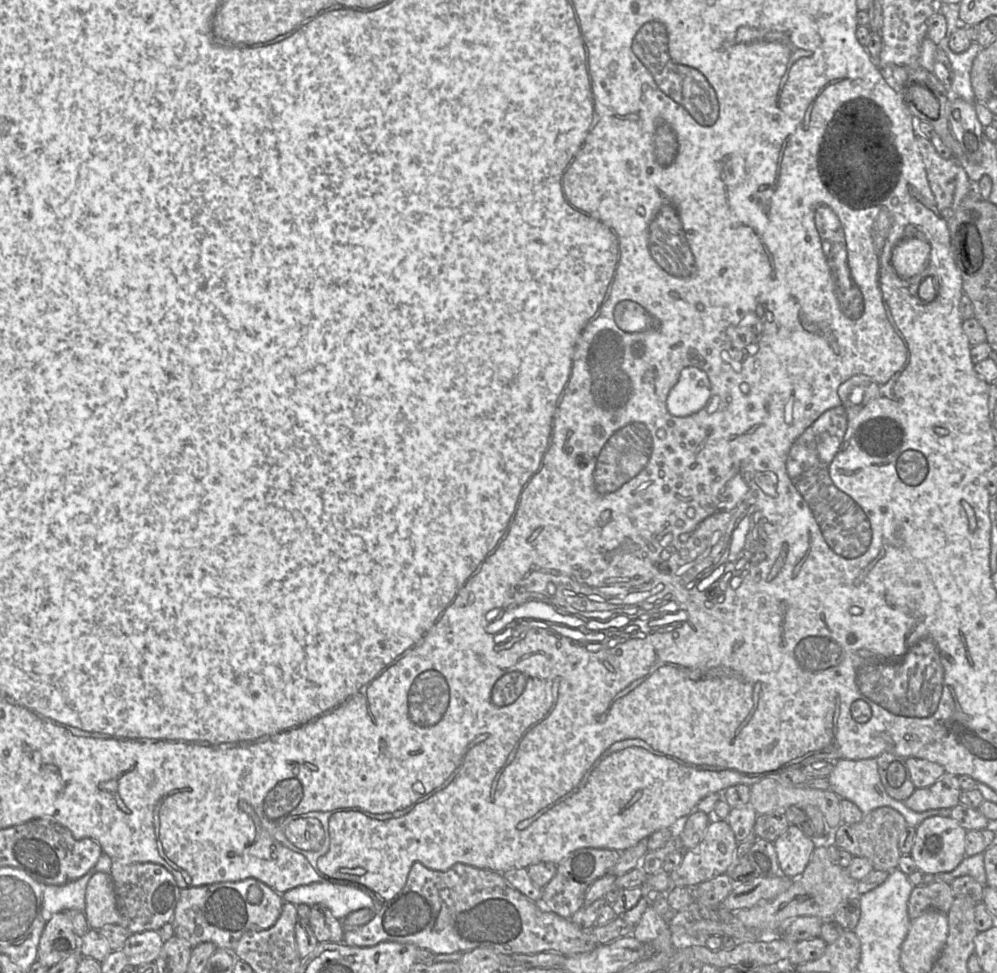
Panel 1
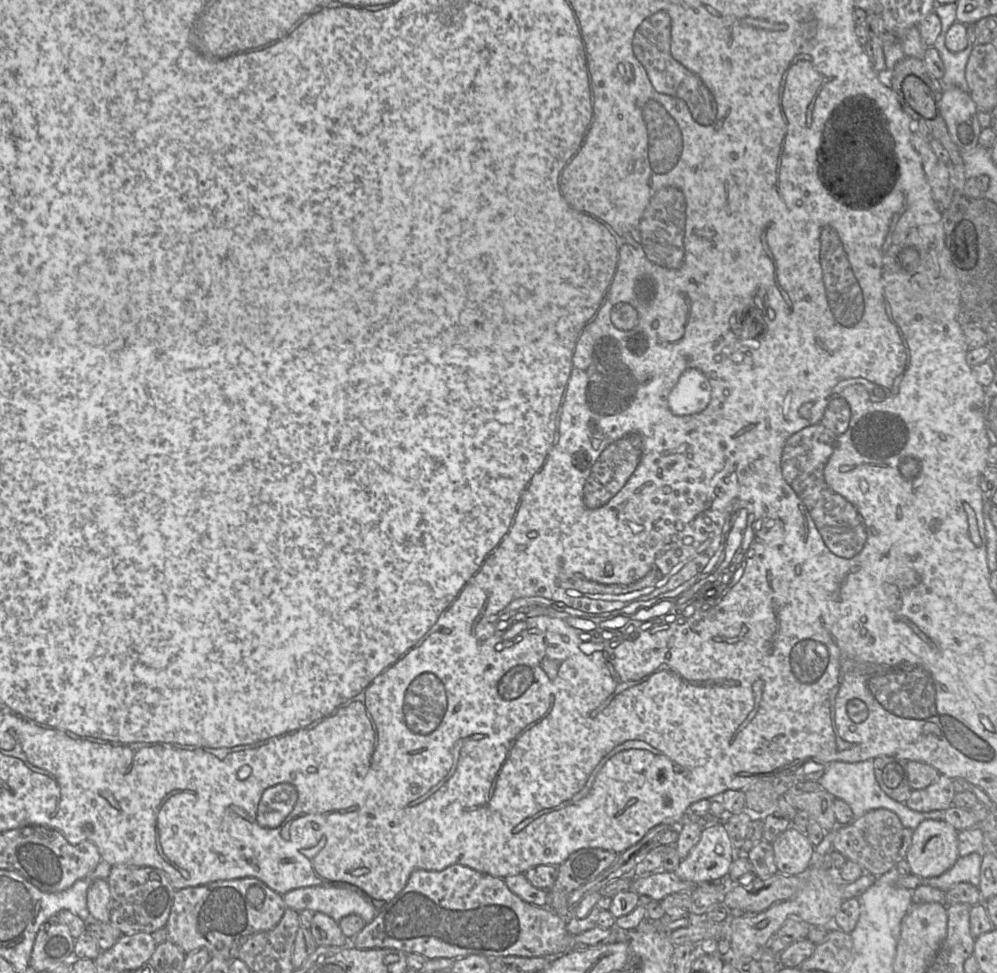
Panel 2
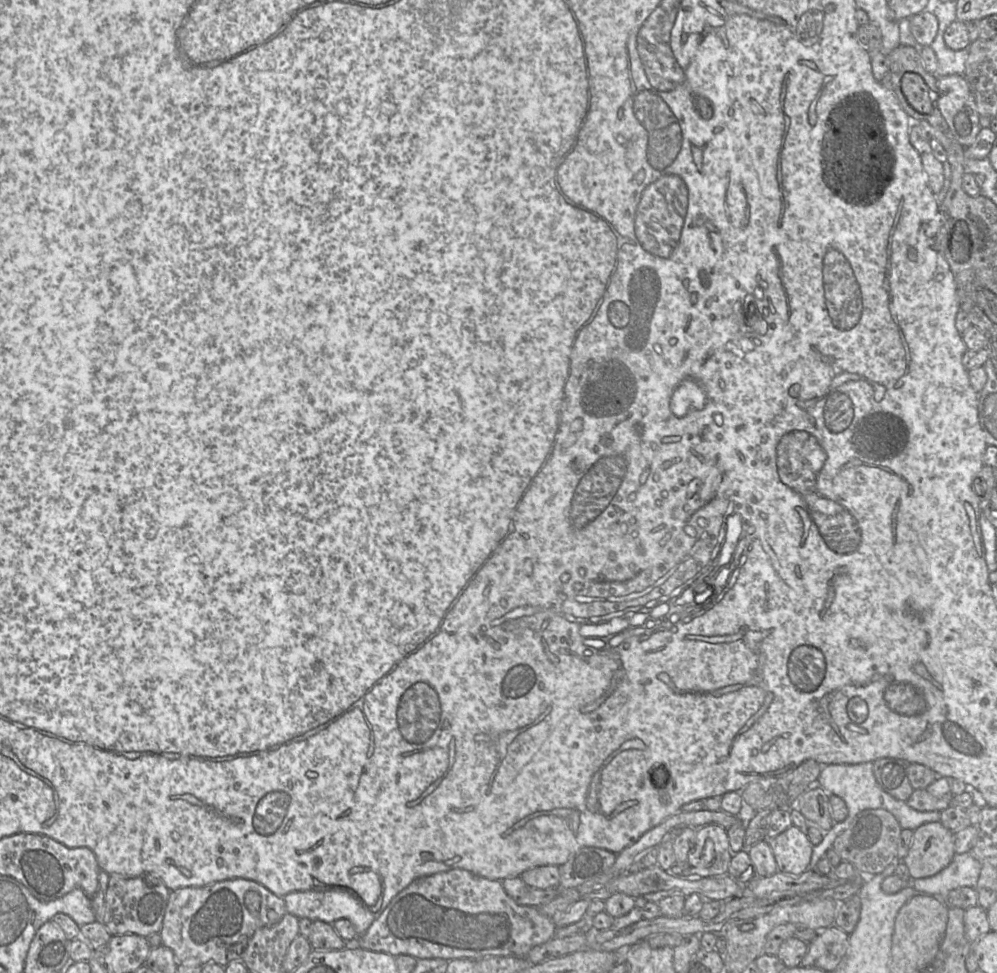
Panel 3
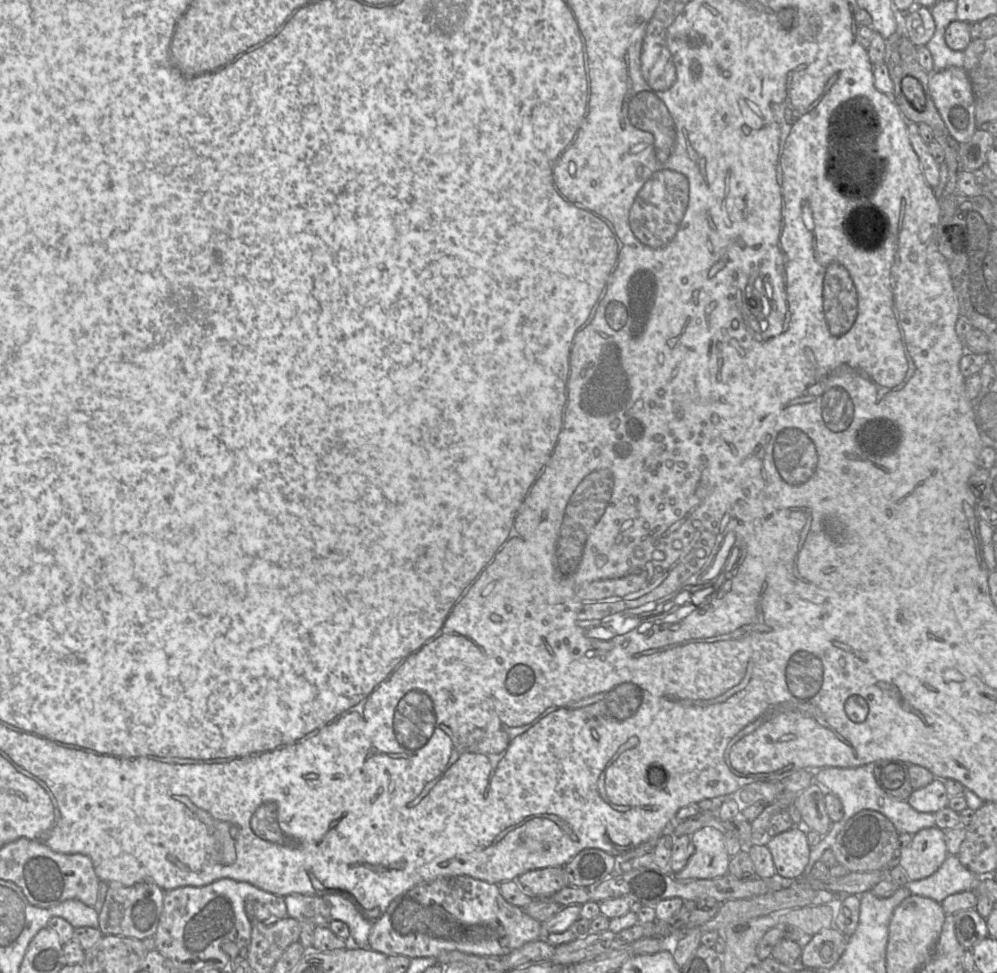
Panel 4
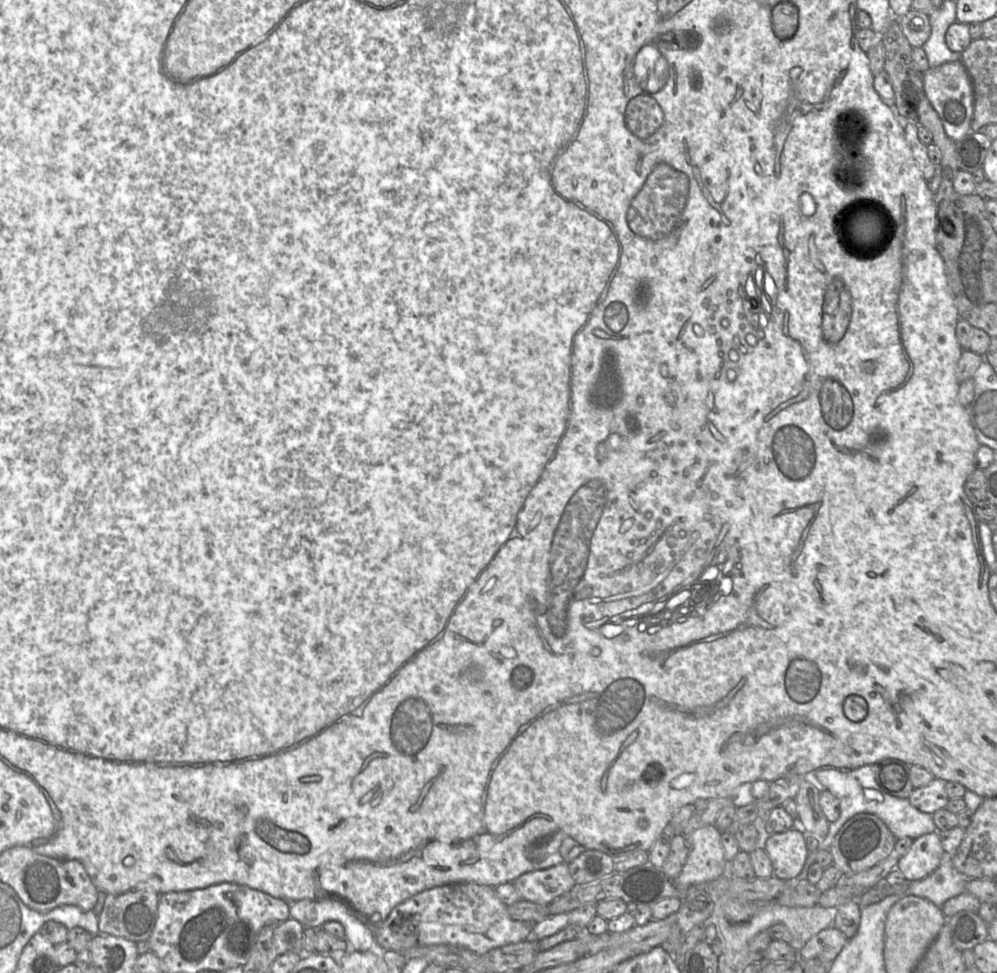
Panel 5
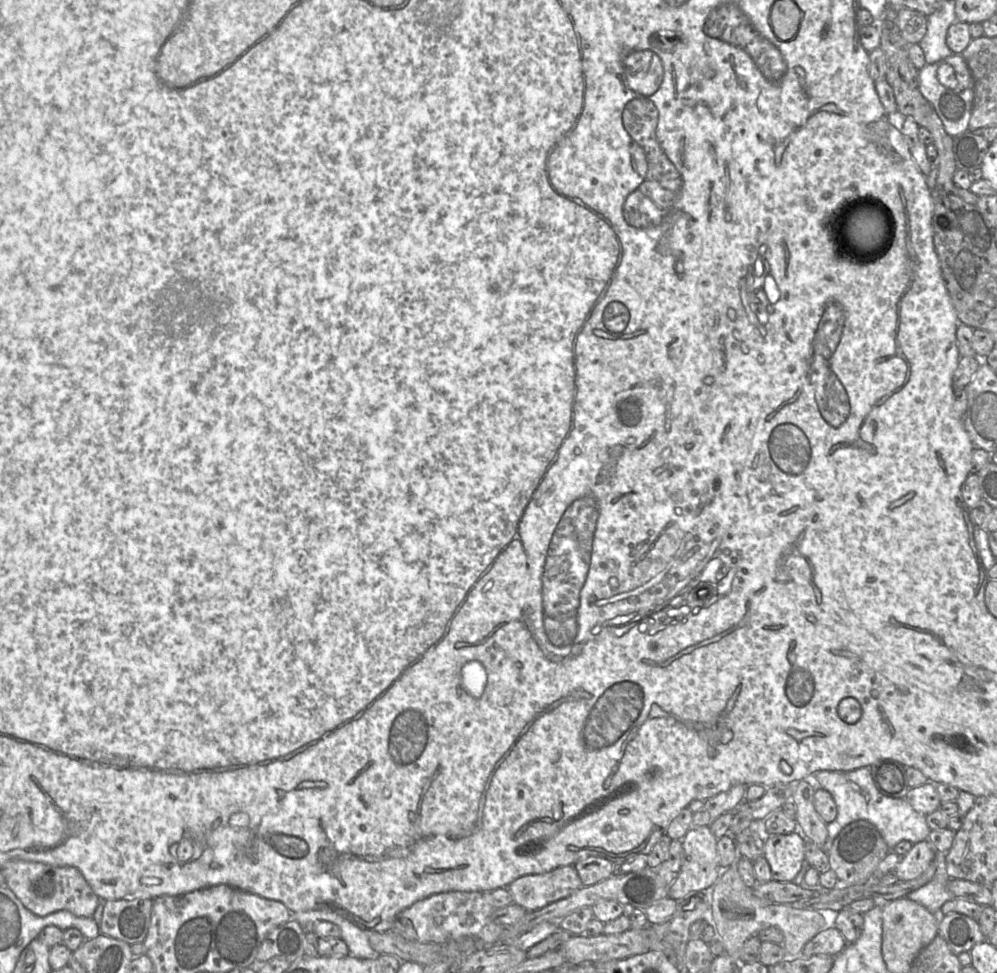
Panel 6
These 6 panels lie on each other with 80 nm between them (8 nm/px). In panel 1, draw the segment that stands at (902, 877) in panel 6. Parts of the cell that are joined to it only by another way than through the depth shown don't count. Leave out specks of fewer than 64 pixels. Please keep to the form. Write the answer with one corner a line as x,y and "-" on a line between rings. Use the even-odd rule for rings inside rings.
932,816
916,828
911,850
917,869
941,874
955,869
965,858
967,831
951,817

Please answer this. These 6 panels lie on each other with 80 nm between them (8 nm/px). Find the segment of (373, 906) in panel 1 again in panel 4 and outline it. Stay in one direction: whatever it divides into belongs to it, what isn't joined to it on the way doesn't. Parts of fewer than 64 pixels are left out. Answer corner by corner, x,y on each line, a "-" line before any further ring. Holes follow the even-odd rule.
301,895
284,896
287,916
313,926
328,926
332,921
346,923
350,936
360,948
368,947
368,938
373,922
365,919
354,907
351,900
343,895

